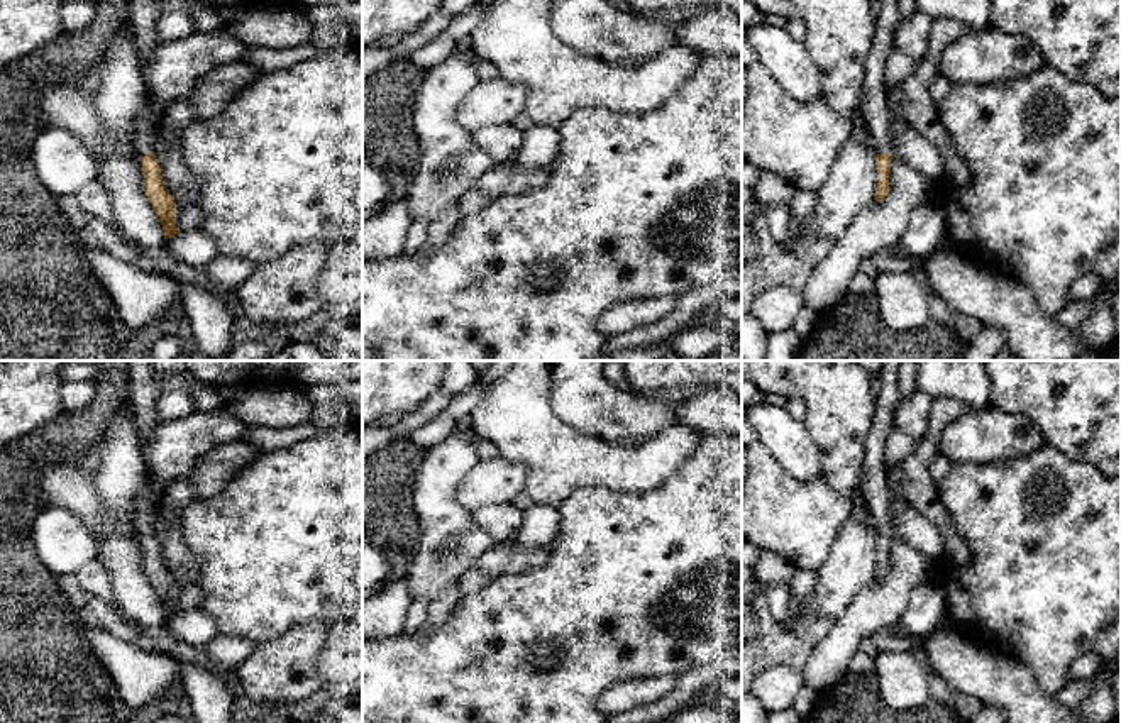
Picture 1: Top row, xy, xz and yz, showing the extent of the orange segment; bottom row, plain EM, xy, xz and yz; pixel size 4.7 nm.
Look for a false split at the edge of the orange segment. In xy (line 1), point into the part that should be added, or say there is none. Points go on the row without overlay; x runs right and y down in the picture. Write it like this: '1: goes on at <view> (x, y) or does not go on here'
1: goes on at xy (144, 512)

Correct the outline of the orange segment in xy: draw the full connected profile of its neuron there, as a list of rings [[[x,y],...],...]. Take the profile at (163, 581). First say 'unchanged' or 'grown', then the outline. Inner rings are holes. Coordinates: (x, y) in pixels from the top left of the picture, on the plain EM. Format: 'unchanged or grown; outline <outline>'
grown; outline [[[147,467],[146,481],[142,491],[134,501],[137,533],[144,554],[144,572],[156,589],[159,601],[164,610],[164,618],[178,615],[181,610],[174,604],[176,601],[176,581],[169,569],[164,566],[161,547],[157,544],[156,533],[152,532],[154,522],[154,506],[152,506],[152,491],[154,491],[154,474]]]

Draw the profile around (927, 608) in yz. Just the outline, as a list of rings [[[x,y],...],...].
[[[926,582],[914,589],[897,630],[903,635],[928,637],[947,616],[947,598],[938,582]]]

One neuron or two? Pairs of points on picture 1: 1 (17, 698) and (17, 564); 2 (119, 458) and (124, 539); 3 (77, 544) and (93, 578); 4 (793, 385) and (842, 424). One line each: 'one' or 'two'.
1: one
2: one
3: two
4: one

